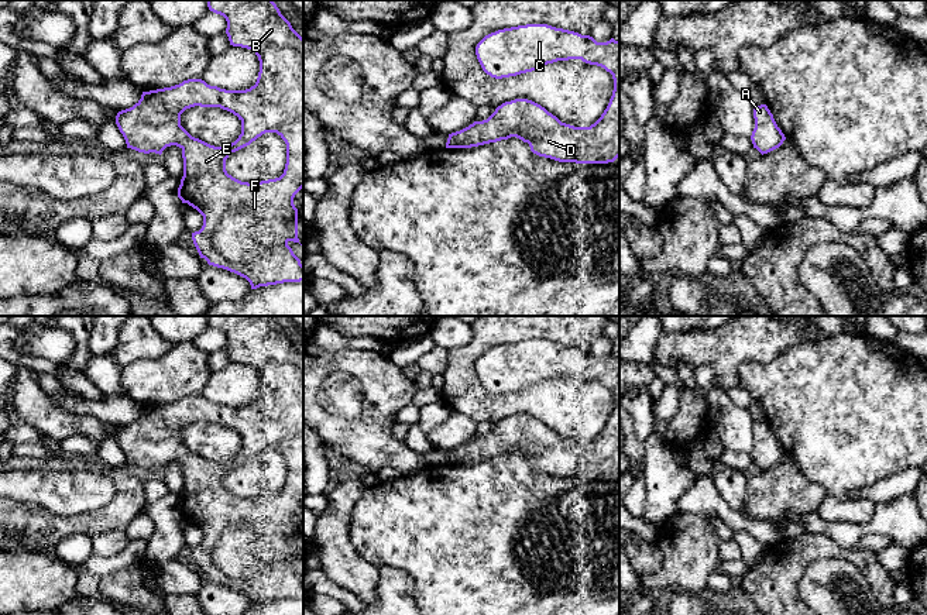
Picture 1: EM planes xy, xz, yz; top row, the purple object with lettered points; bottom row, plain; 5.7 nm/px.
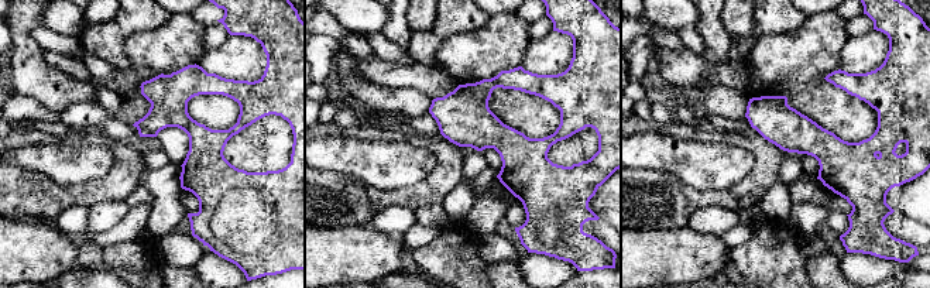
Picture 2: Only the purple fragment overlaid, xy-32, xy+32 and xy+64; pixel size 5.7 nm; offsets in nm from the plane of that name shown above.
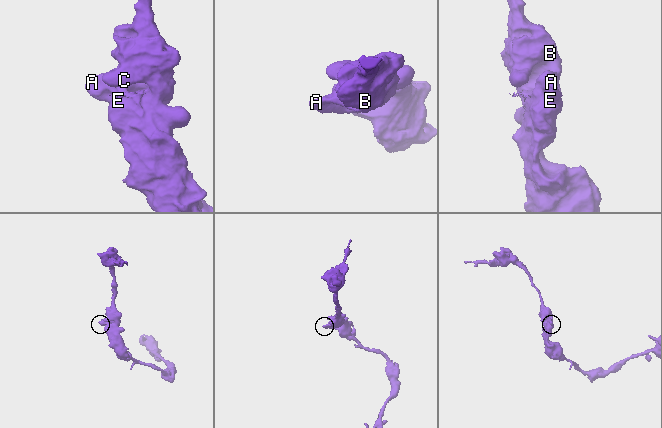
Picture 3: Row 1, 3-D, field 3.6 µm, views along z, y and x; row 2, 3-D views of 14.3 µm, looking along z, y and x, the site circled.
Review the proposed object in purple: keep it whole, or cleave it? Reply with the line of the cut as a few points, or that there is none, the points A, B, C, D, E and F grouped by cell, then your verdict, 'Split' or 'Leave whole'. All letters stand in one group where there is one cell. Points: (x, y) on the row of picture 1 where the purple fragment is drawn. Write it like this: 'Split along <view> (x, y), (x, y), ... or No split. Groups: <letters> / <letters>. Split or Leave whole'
No split. Groups: A B C D E F. Leave whole

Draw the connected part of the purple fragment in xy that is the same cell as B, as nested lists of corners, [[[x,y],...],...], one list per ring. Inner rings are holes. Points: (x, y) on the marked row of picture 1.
[[[207,0],[210,11],[227,21],[230,45],[253,49],[260,61],[254,86],[226,90],[202,79],[143,92],[141,99],[116,116],[127,148],[162,154],[166,147],[182,150],[183,176],[178,197],[203,216],[203,226],[192,233],[193,244],[209,265],[246,278],[251,289],[303,281],[303,265],[288,245],[298,238],[295,195],[303,188],[303,38],[292,28],[272,0]],[[190,107],[220,107],[238,117],[241,134],[226,147],[214,147],[192,137],[181,126],[181,114]],[[265,133],[277,133],[286,144],[286,164],[279,178],[255,183],[241,182],[226,171],[226,159]]]

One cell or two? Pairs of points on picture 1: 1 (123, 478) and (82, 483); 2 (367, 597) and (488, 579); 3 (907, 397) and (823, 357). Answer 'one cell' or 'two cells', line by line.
1: two cells
2: two cells
3: one cell

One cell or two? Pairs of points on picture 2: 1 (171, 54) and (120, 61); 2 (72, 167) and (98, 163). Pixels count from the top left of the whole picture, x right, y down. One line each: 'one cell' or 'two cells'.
1: two cells
2: one cell

